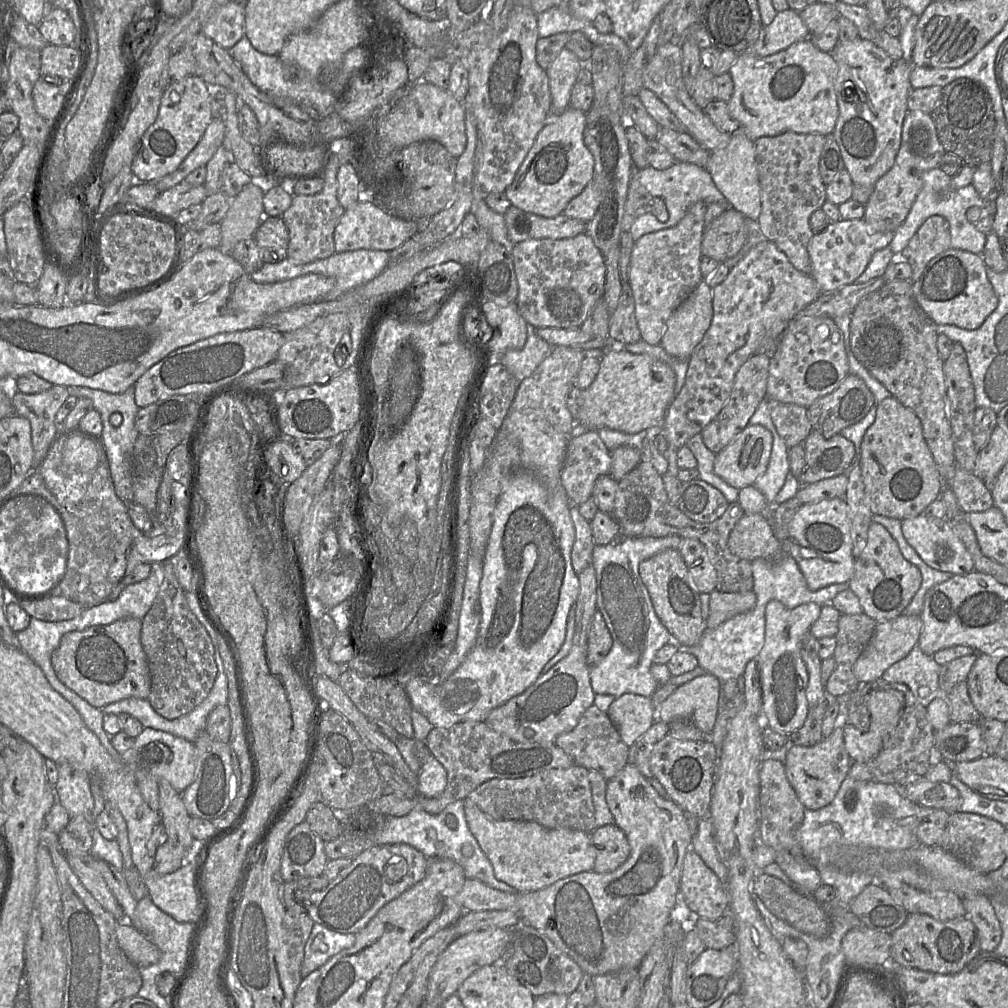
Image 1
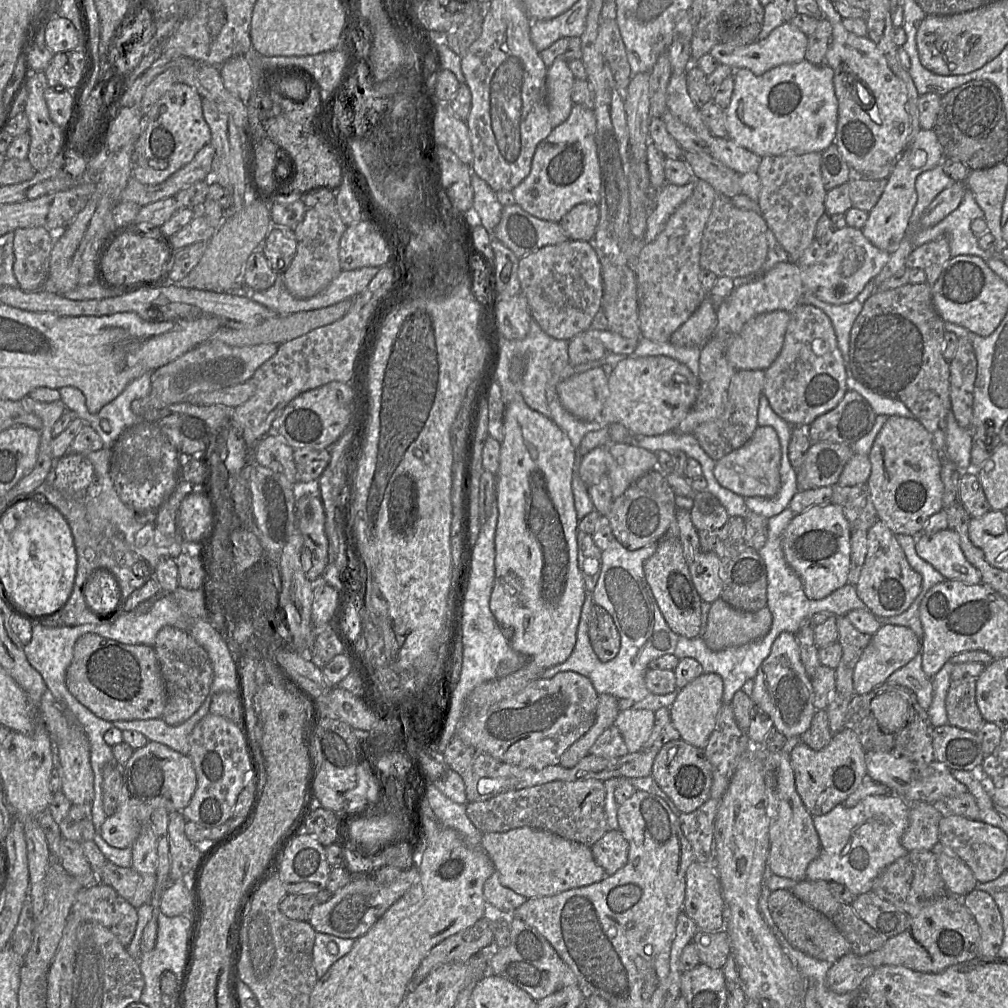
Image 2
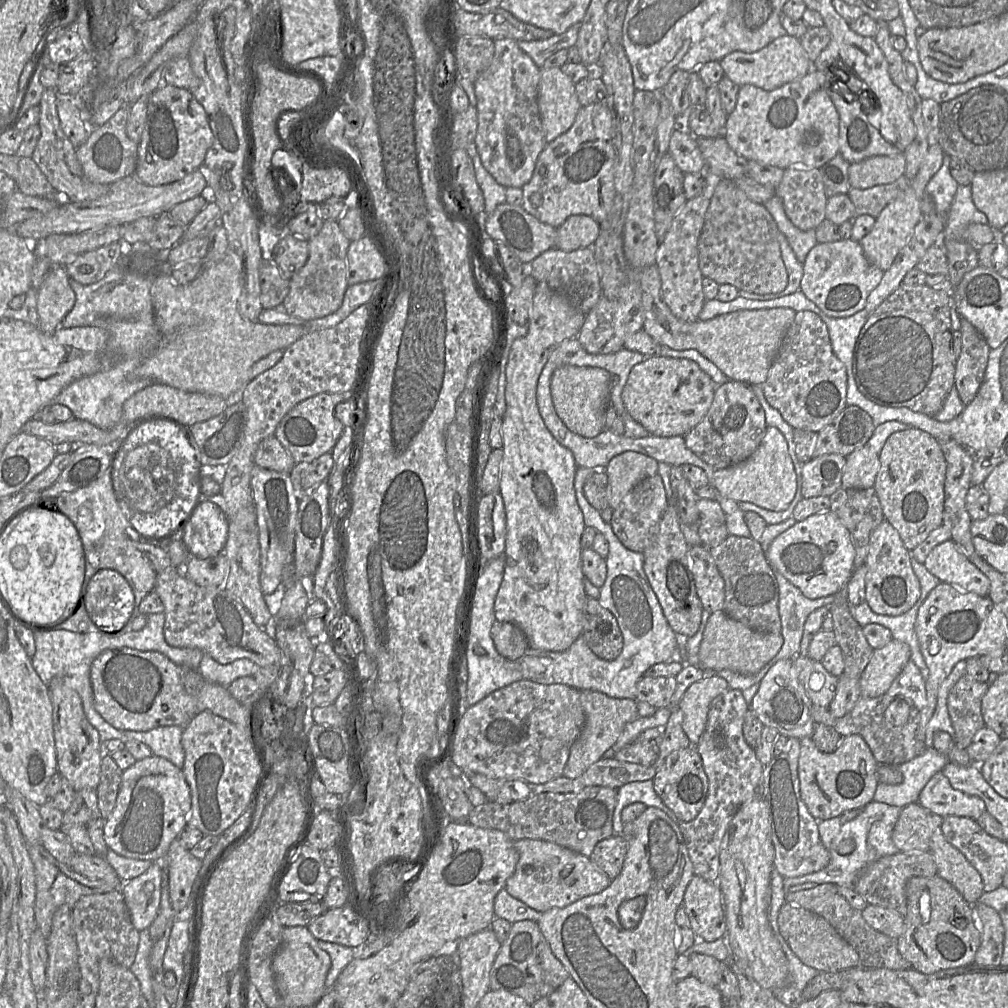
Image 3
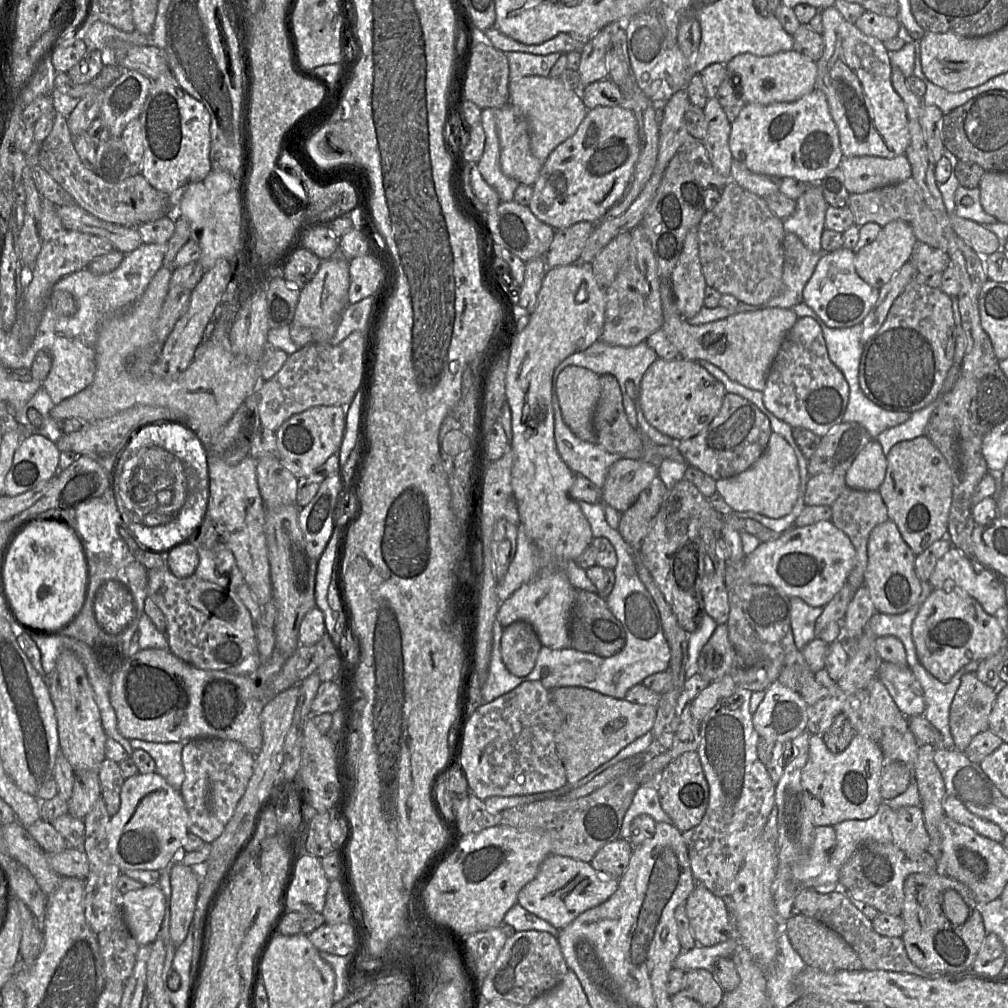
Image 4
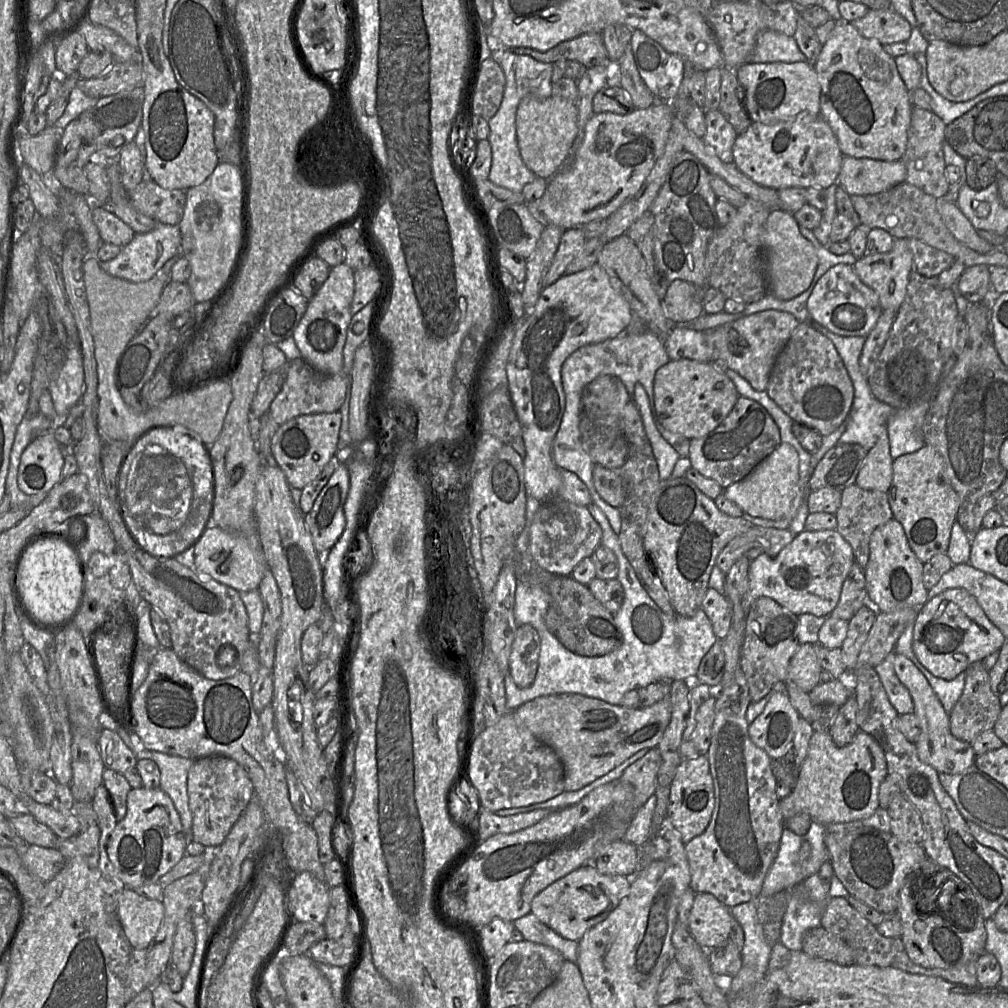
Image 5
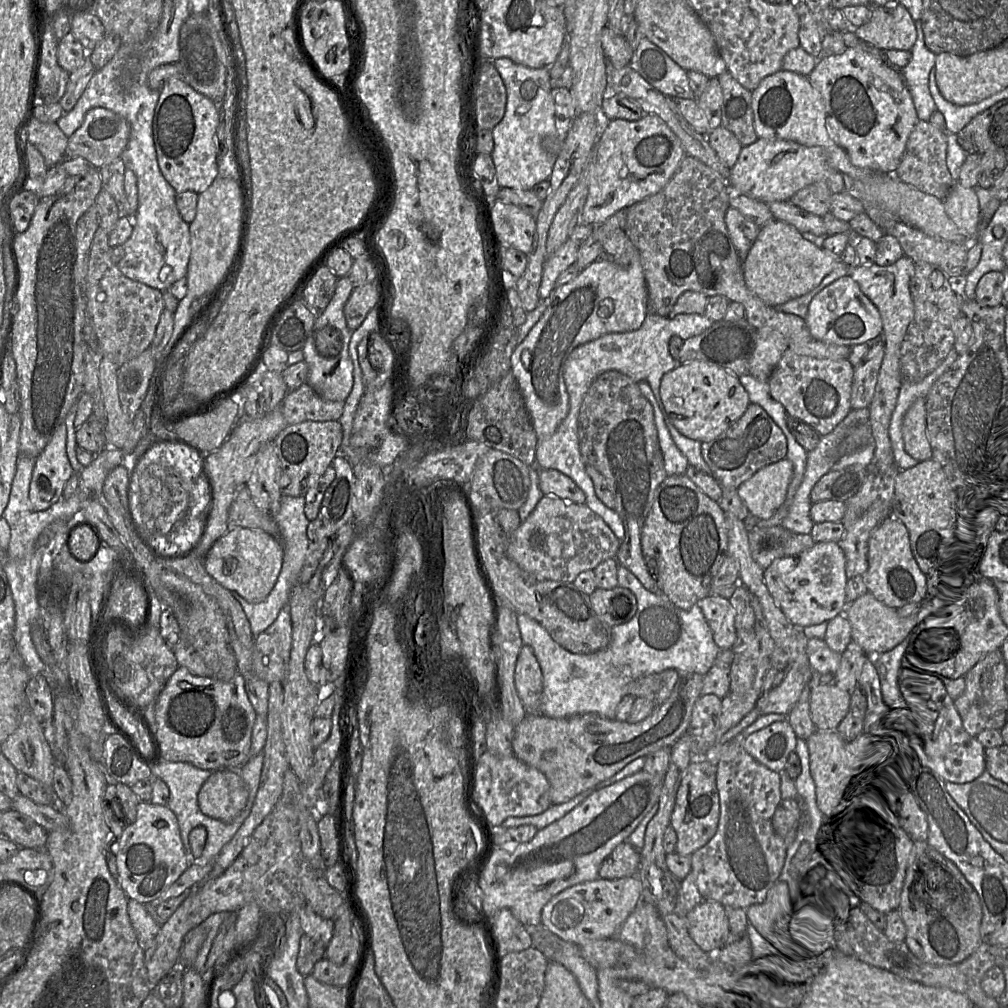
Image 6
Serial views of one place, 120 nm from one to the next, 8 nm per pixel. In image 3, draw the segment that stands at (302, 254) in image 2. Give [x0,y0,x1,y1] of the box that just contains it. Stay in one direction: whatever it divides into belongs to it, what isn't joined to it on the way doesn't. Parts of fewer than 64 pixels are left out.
[283,220,350,321]

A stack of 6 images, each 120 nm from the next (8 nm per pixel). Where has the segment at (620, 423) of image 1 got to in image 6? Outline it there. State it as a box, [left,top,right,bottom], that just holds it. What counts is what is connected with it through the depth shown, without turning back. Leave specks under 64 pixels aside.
[660,360,748,442]

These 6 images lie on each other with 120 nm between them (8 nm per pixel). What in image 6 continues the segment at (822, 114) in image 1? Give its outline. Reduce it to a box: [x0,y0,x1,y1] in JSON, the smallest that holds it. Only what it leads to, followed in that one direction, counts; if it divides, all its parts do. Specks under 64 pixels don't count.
[728,138,845,204]

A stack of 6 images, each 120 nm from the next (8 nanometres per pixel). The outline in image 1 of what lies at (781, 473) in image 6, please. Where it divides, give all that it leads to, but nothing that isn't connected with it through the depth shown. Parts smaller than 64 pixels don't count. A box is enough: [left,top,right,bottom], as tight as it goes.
[714,425,773,490]

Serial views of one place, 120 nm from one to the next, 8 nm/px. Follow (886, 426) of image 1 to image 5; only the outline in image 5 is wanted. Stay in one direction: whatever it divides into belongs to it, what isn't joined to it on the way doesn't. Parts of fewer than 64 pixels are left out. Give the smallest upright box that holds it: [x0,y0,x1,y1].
[886,444,959,563]

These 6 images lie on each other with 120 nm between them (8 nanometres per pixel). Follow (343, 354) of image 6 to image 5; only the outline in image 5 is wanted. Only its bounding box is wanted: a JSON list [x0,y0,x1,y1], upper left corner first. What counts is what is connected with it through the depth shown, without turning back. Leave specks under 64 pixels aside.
[293,262,354,375]

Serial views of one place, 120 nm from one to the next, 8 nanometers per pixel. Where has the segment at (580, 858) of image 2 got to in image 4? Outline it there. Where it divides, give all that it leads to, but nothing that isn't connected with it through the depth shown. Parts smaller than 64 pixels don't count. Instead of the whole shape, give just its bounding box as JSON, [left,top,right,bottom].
[517,854,619,929]

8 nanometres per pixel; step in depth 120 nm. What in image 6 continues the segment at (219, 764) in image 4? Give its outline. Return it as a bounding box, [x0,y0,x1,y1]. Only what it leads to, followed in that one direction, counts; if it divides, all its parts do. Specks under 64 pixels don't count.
[198,769,248,822]

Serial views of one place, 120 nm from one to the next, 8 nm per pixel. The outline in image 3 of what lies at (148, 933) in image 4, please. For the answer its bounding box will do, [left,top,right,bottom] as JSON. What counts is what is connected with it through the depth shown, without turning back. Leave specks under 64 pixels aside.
[121,862,162,931]

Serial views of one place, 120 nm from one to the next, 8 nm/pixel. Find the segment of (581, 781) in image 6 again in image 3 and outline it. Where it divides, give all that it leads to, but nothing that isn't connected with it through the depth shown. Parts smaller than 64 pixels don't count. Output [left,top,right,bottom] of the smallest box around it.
[563,690,639,778]

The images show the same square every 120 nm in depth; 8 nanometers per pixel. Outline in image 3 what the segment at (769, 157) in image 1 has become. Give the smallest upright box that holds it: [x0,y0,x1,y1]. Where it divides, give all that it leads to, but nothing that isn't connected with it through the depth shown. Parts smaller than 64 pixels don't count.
[775,168,828,231]

